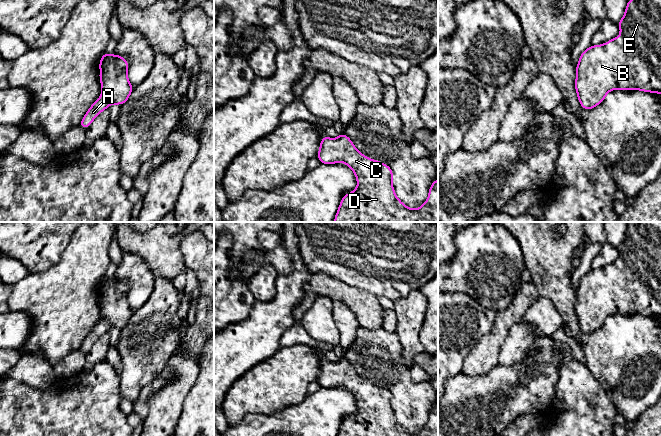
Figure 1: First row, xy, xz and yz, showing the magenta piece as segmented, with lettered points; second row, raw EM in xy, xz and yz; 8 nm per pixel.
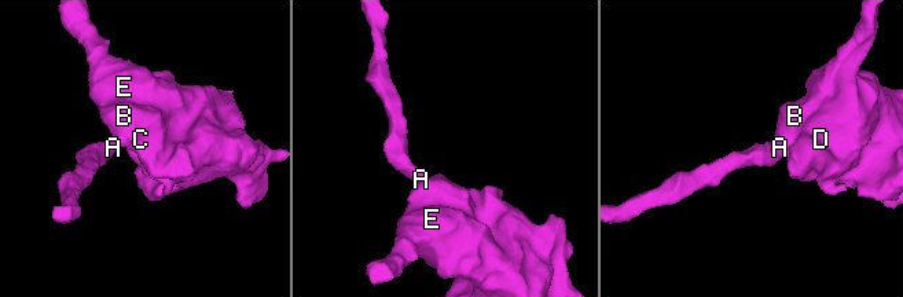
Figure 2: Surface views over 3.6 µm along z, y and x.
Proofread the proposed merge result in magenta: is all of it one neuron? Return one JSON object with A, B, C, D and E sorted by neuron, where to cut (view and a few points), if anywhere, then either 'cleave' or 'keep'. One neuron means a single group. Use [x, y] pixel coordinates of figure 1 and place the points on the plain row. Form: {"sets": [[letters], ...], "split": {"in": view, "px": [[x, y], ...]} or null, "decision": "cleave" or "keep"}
{"sets": [["A", "B", "C", "D", "E"]], "split": null, "decision": "keep"}

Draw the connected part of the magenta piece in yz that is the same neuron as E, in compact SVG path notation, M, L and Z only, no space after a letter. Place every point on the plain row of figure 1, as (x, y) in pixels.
M661 222L628 223L625 238L617 247L621 260L603 269L591 269L580 279L576 290L575 314L584 334L591 334L602 327L606 318L614 313L661 318Z

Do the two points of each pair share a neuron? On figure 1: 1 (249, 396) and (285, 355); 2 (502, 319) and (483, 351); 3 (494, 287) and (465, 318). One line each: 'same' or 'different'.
1: same
2: same
3: different

